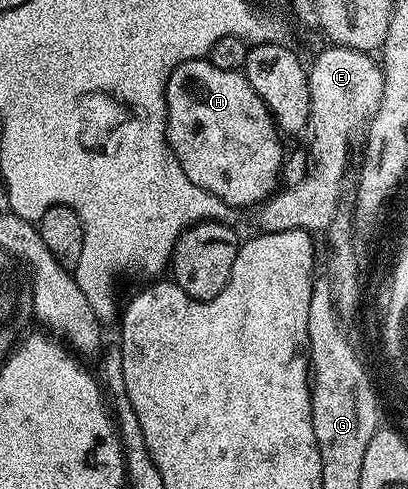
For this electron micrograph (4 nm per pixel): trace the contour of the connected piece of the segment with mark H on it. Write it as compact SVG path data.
M207 59L187 61L179 65L170 75L164 98L168 108L168 146L176 152L176 158L180 160L182 171L186 171L186 179L190 179L190 183L202 187L202 191L210 191L210 195L218 195L218 199L222 199L233 207L239 207L239 205L259 206L277 192L278 186L281 184L281 182L279 183L280 168L284 165L284 145L280 142L282 134L276 128L276 118L272 116L272 112L266 107L266 103L258 95L258 91L254 91L254 87L249 83L243 72L222 71L222 67L214 67Z

